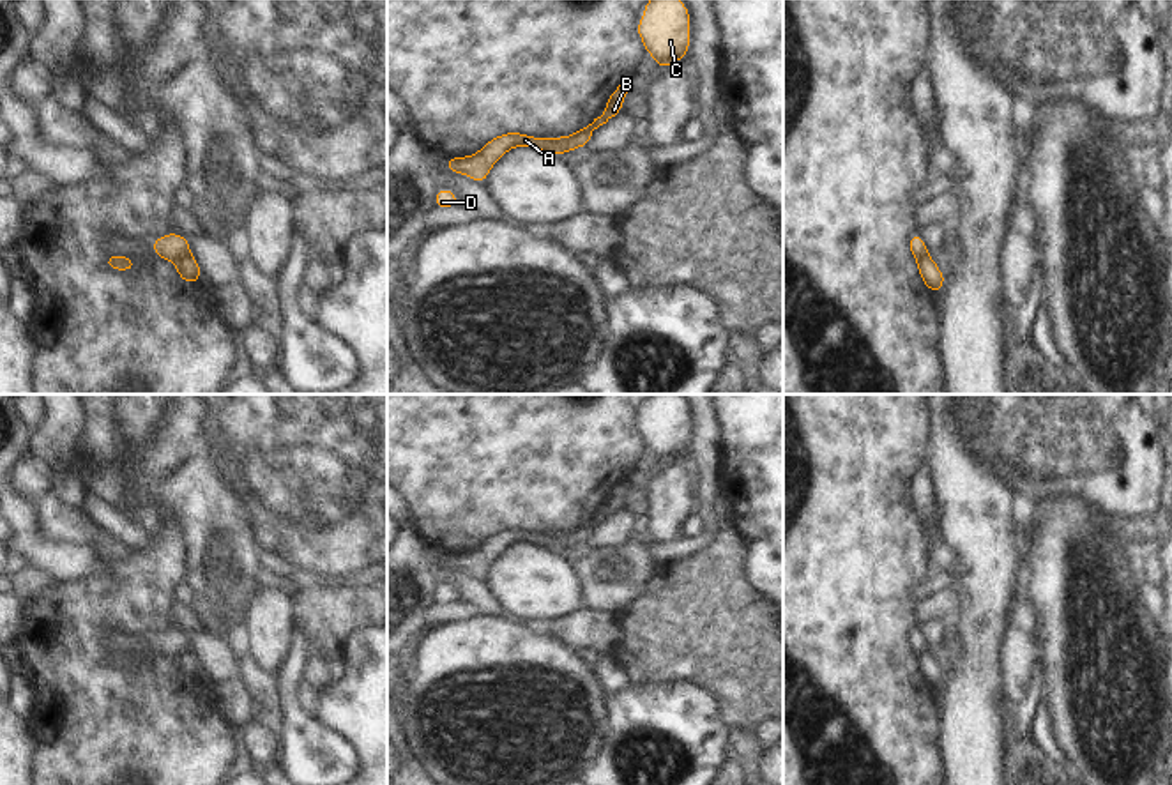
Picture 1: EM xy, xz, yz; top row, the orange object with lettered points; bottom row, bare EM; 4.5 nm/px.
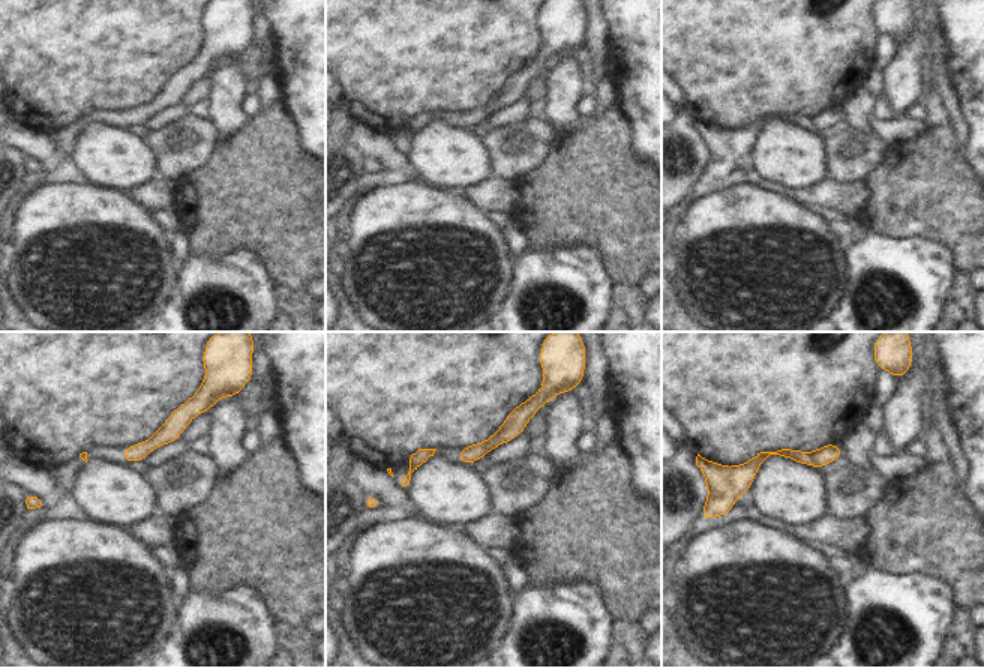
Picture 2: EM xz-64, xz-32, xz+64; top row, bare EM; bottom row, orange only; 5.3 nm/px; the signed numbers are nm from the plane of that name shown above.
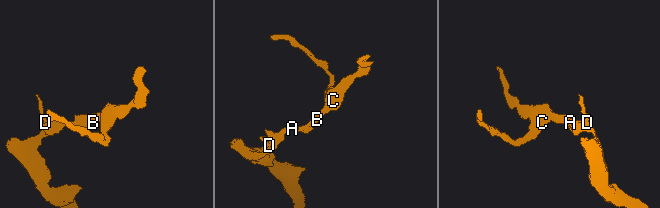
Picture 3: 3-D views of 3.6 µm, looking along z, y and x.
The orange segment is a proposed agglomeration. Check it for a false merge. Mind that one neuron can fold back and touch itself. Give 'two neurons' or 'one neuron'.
two neurons

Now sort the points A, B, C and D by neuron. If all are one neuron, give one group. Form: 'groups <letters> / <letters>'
groups A D / B C

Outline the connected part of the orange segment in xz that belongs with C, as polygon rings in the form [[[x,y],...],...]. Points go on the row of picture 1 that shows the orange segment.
[[[651,0],[643,5],[643,19],[636,25],[643,48],[663,69],[686,58],[689,48],[689,11],[679,0]]]

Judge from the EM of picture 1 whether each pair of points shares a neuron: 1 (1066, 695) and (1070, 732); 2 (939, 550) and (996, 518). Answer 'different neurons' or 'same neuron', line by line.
1: same neuron
2: different neurons

